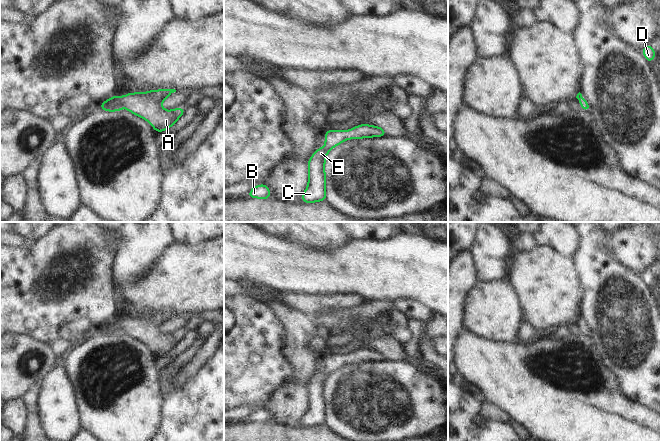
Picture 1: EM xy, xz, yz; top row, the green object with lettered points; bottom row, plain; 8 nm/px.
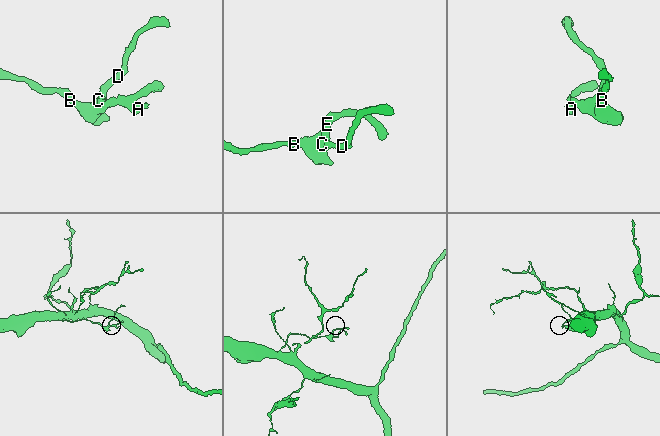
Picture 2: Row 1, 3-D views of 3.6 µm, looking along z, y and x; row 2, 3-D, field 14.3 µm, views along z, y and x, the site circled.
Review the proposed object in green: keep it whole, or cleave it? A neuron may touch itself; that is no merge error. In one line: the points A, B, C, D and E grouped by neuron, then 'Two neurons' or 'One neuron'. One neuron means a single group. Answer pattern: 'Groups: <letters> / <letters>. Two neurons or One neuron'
Groups: A B C D E. One neuron.

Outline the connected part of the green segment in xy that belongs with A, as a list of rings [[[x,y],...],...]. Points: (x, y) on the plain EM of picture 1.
[[[163,313],[127,317],[124,322],[116,319],[100,328],[99,332],[113,336],[123,334],[125,329],[129,336],[147,344],[156,356],[163,356],[172,351],[186,335],[186,332],[175,332],[171,335],[162,332],[162,325],[174,316],[175,313]]]

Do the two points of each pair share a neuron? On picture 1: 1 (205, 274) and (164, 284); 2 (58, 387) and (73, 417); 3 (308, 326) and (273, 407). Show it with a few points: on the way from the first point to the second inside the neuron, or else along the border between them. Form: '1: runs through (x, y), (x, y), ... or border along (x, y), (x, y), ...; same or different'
1: runs through (195, 278), (186, 278), (174, 284); same
2: runs through (58, 394), (58, 402), (66, 410); same
3: runs through (303, 348), (303, 384), (295, 392); same

